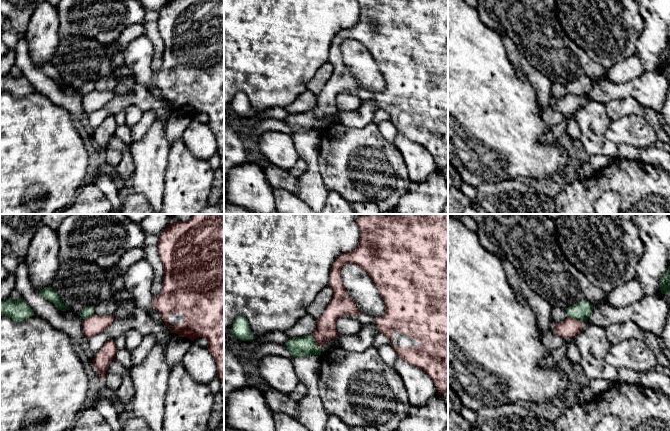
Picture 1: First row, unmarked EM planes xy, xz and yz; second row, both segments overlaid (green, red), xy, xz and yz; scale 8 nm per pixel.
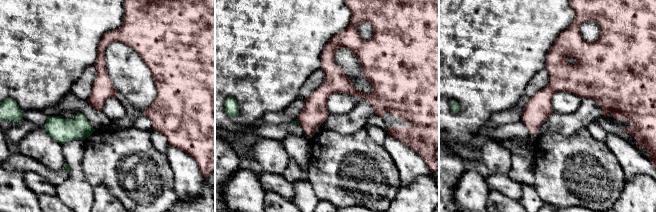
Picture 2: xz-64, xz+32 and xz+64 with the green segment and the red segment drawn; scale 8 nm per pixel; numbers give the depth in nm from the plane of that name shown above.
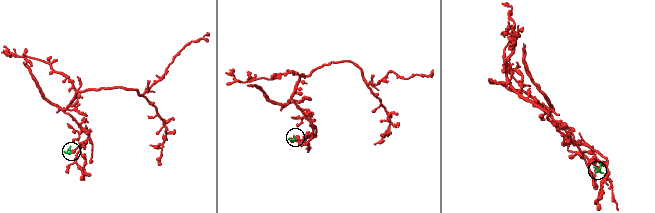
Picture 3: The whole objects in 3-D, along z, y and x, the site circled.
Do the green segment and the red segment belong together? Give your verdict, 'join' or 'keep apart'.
keep apart

